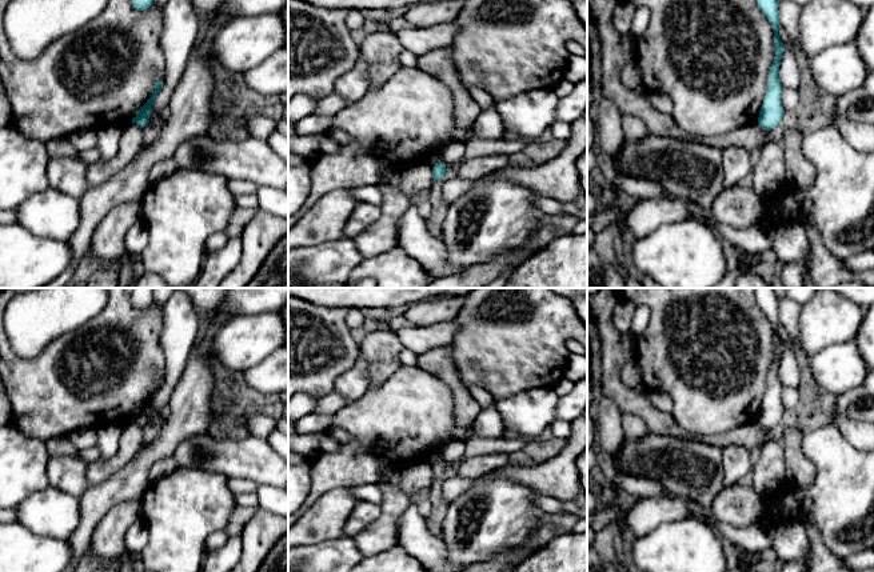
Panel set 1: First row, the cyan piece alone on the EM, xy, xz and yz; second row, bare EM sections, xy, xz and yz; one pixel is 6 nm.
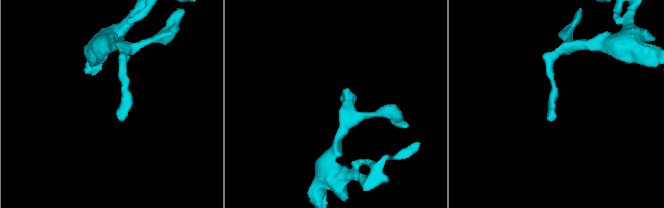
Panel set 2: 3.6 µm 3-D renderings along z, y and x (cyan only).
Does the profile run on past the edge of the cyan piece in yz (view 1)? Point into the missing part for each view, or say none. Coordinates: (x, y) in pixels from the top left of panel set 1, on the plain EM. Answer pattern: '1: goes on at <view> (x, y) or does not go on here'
1: does not go on here

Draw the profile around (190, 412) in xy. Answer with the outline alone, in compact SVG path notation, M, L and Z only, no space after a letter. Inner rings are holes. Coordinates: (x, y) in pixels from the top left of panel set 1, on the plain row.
M230 312L212 313L212 323L192 347L181 376L169 395L168 411L159 433L144 443L137 453L108 479L89 485L79 499L79 525L67 539L73 551L73 561L63 572L75 572L91 544L96 525L112 507L141 499L149 485L149 469L156 461L172 456L181 440L208 431L215 413L215 361L211 357L211 339L232 317Z

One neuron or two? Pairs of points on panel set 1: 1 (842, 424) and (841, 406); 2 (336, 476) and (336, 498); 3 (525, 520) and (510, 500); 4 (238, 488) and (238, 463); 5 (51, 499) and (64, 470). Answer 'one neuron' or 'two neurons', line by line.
1: two neurons
2: two neurons
3: one neuron
4: two neurons
5: two neurons

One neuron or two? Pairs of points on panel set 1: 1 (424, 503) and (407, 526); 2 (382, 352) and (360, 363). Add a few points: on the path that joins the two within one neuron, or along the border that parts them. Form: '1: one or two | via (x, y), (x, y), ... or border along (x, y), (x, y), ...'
1: two | border along (415, 503), (416, 510), (430, 522)
2: two | border along (360, 354), (367, 364), (370, 387)

